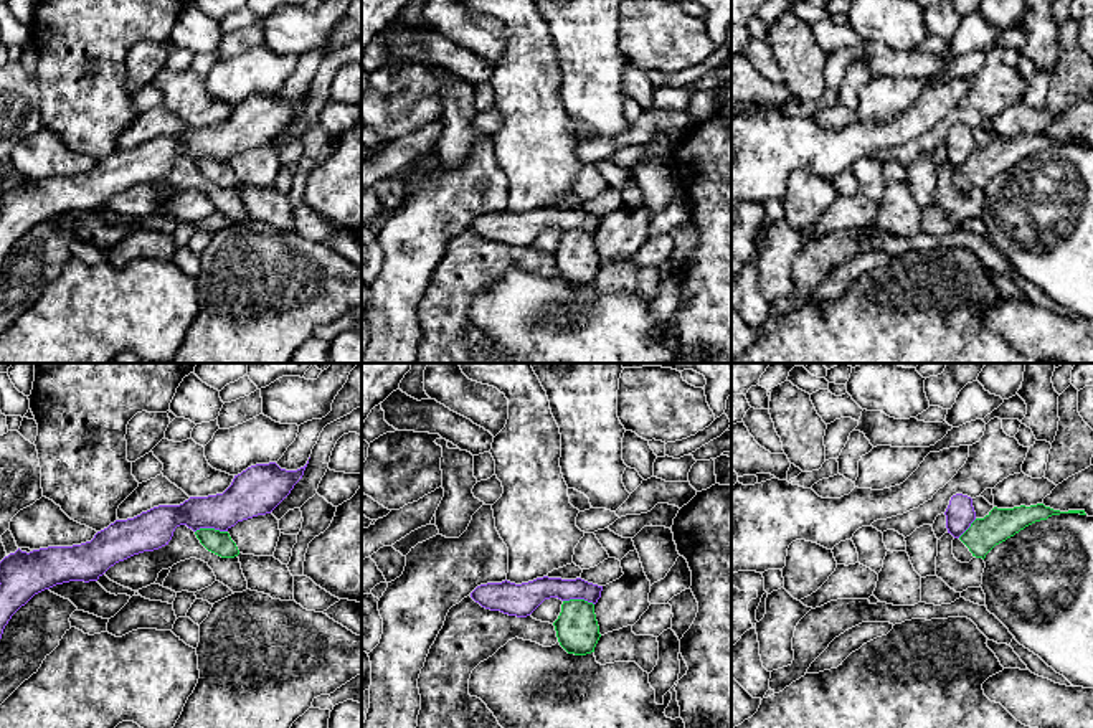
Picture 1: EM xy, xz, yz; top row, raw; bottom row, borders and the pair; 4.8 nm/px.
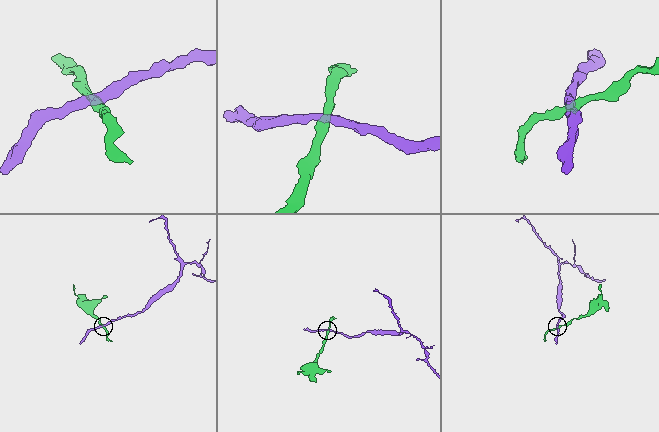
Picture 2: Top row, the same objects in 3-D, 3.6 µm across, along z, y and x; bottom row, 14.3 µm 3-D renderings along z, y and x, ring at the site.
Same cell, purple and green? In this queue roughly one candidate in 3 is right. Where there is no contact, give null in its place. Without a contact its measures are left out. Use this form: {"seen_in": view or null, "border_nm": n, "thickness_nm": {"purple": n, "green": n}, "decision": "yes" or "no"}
{"seen_in": "xy", "border_nm": 160, "thickness_nm": {"purple": 220, "green": 120}, "decision": "no"}

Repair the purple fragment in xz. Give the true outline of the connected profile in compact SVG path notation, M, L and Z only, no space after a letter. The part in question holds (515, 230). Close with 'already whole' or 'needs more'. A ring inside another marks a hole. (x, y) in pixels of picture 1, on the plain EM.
M543 206L522 215L515 215L507 210L502 213L480 215L471 223L471 228L485 239L527 248L545 229L584 229L596 234L601 228L601 221L603 216L588 213L581 208L561 210Z | already whole

